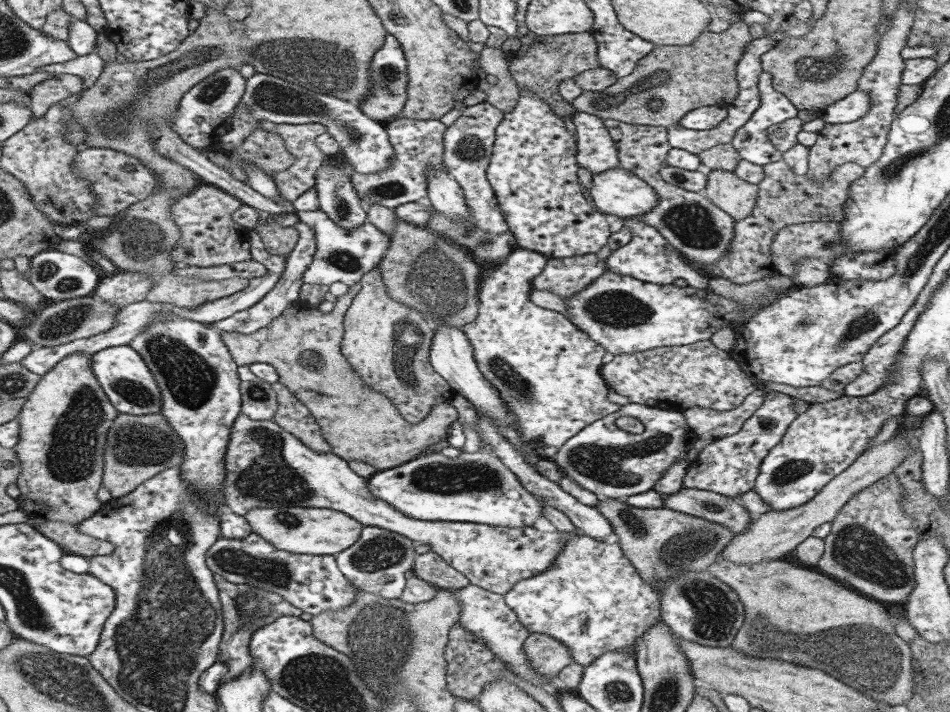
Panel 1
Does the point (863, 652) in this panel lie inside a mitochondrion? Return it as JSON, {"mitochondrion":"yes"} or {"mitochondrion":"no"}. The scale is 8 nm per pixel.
{"mitochondrion":"yes"}

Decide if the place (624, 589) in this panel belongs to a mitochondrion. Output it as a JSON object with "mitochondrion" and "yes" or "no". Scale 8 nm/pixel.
{"mitochondrion":"no"}

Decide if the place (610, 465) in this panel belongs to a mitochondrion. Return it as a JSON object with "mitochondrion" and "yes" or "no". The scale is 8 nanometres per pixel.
{"mitochondrion":"yes"}

